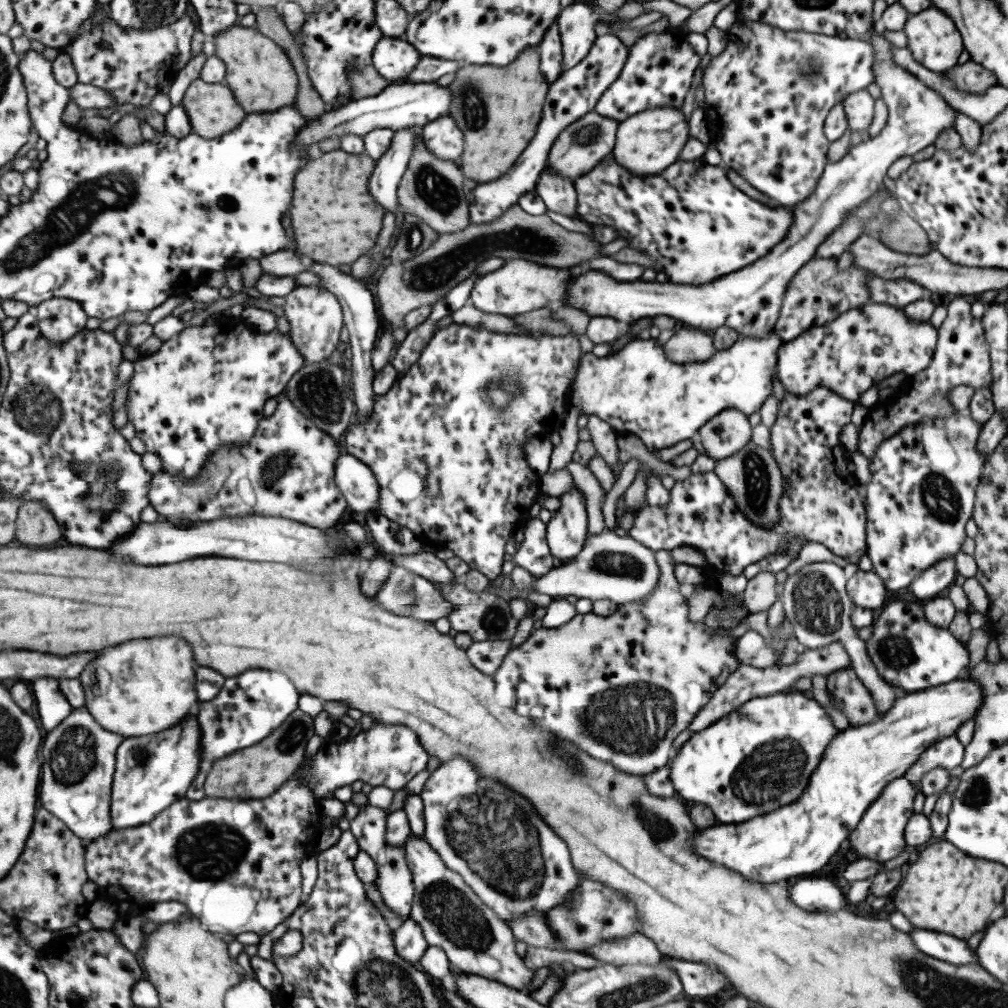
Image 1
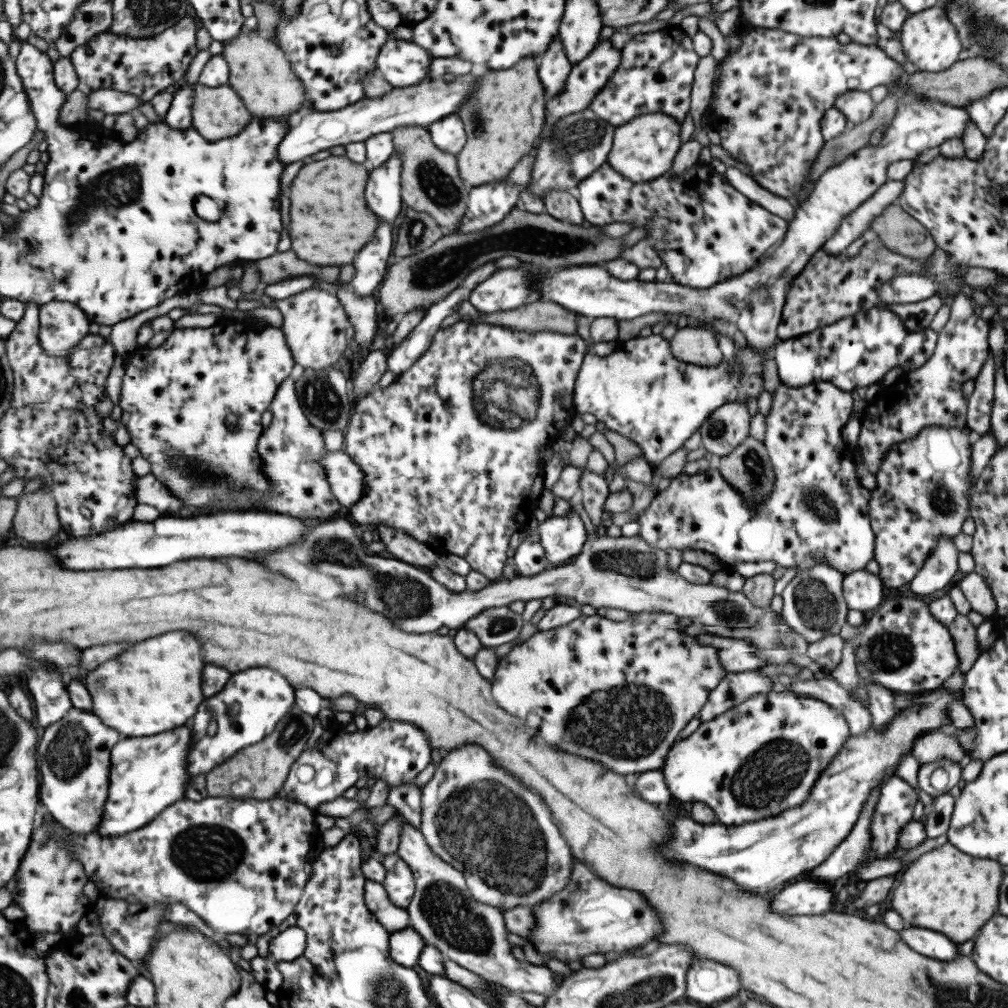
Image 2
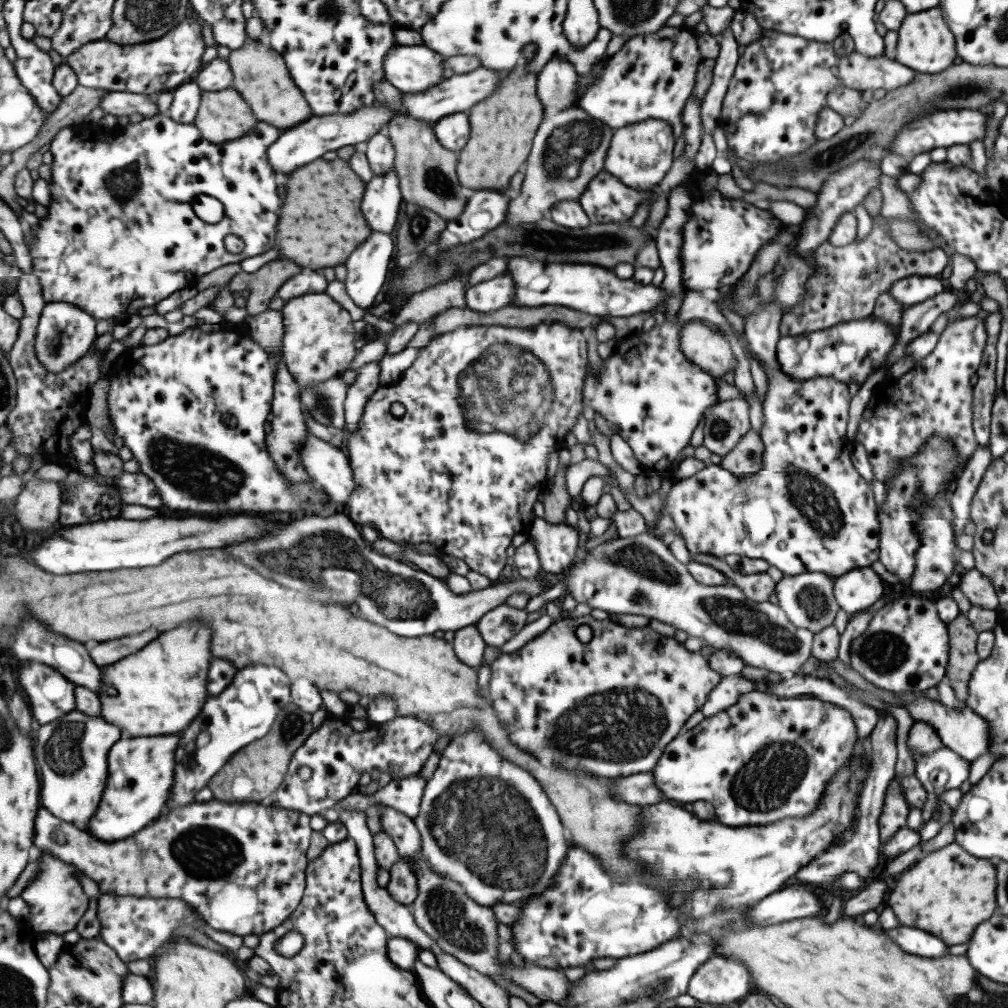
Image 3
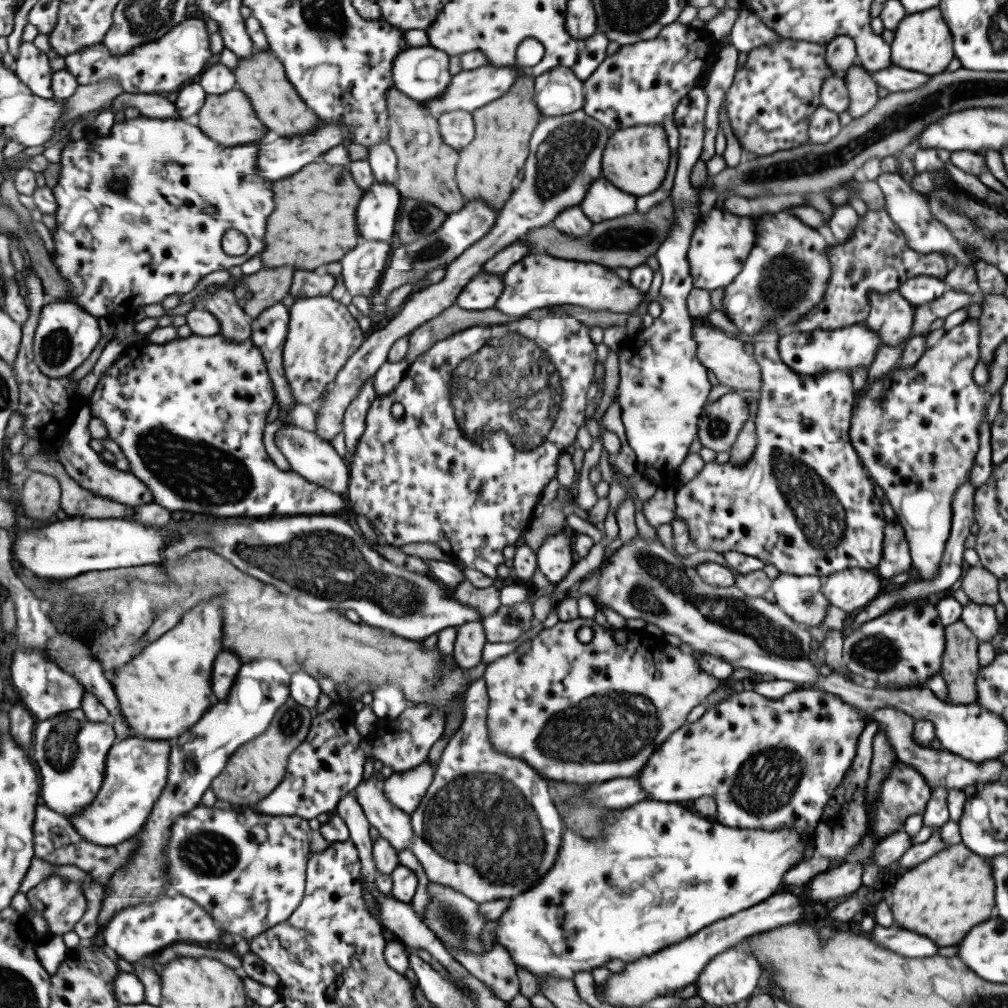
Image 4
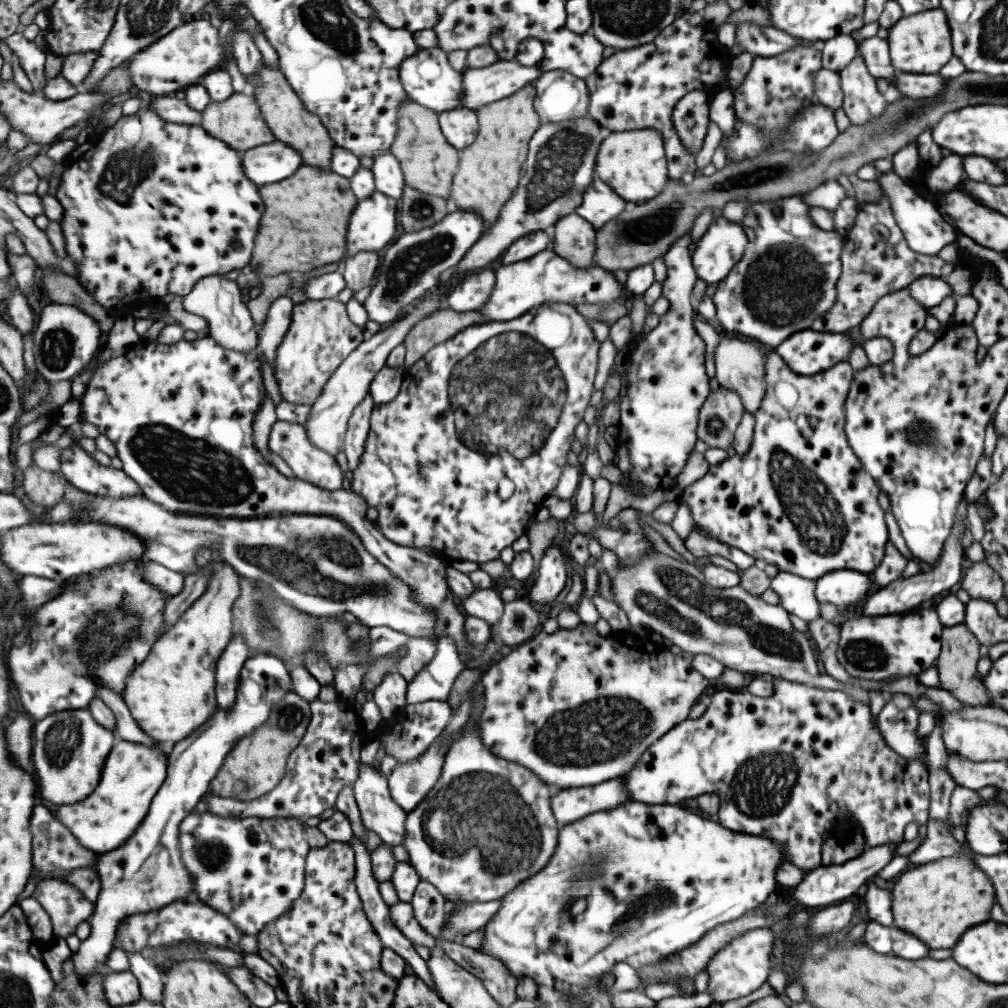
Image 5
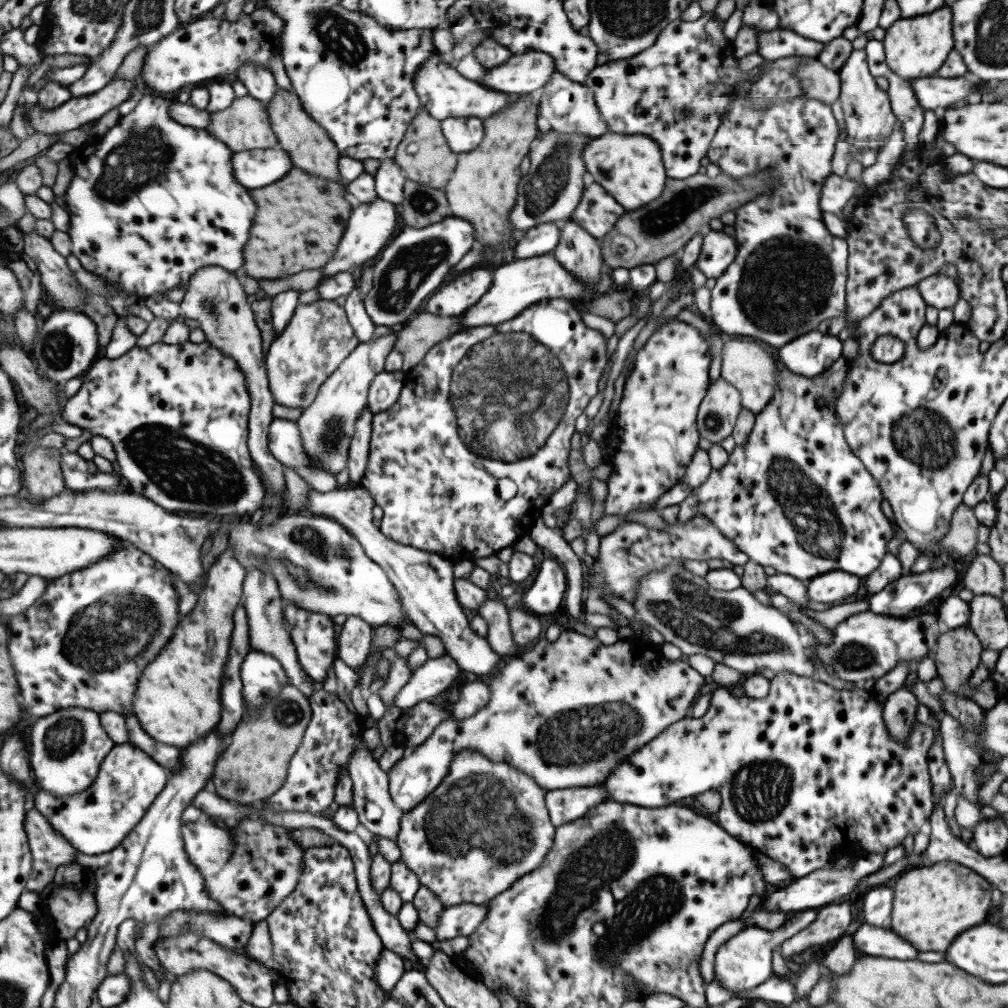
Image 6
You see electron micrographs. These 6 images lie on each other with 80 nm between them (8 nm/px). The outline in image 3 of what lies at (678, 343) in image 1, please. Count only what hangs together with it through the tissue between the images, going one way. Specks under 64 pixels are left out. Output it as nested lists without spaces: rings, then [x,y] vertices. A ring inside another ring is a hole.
[[[698,322],[684,324],[679,333],[679,351],[693,364],[701,367],[712,377],[720,378],[730,368],[735,368],[735,358],[731,352],[729,343],[725,342],[725,336],[715,330],[709,329]]]

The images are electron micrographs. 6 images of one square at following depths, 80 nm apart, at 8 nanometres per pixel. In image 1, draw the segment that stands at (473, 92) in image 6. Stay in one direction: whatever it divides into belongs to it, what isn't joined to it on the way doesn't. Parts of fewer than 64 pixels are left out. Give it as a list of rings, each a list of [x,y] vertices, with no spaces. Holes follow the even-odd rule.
[[[383,37],[373,53],[372,65],[391,84],[407,83],[409,74],[419,64],[421,54],[404,37]]]

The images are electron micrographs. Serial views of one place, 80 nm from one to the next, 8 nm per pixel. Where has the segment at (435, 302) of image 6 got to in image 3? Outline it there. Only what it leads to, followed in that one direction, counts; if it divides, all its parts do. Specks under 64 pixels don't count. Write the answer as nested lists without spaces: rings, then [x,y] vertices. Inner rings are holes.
[[[508,272],[481,284],[471,287],[466,291],[470,310],[476,312],[494,312],[513,305],[515,297],[515,282]]]

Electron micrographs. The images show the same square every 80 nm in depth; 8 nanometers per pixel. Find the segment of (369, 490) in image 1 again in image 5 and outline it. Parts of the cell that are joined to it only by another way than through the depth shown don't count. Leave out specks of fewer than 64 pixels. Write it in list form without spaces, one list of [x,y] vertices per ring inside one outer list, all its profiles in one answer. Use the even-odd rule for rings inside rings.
[[[278,421],[270,434],[270,448],[275,451],[301,479],[325,490],[339,490],[348,486],[349,475],[344,475],[339,462],[326,450],[313,444],[309,438],[308,430],[301,424]]]

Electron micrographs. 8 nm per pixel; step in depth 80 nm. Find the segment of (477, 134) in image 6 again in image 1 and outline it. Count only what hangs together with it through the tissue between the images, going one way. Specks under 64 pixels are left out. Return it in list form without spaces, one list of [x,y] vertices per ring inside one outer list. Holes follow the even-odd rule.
[[[451,114],[420,128],[427,148],[439,158],[459,161],[465,150],[464,130]]]

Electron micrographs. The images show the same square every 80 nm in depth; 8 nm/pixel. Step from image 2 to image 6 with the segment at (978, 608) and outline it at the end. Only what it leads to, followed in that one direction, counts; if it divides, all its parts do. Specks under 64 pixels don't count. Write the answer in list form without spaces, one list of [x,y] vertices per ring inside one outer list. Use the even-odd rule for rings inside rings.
[[[989,555],[977,556],[963,574],[963,586],[973,596],[990,594],[1000,598],[1003,592],[1001,567]]]

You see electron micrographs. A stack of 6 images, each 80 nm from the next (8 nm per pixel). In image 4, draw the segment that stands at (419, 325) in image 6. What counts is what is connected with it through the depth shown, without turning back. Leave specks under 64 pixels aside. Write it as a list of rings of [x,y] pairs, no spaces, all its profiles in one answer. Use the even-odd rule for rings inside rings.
[[[453,306],[451,309],[445,310],[445,313],[442,313],[440,316],[433,318],[432,321],[421,325],[419,328],[416,328],[410,334],[410,348],[407,358],[412,363],[417,357],[423,356],[425,352],[429,352],[437,342],[441,342],[441,340],[445,340],[445,338],[449,338],[449,336],[453,336],[452,334],[473,328],[474,326],[481,325],[505,325],[508,323],[513,323],[515,321],[521,321],[523,318],[527,318],[533,316],[536,312],[532,314],[527,314],[524,316],[507,316],[505,312],[501,312],[501,310],[465,310],[465,308],[461,308],[461,306]]]

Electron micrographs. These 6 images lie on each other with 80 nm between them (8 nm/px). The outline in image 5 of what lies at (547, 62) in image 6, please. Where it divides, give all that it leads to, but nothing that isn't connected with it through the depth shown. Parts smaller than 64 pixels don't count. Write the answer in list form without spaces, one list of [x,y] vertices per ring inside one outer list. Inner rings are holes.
[[[516,59],[499,60],[485,68],[469,69],[463,73],[464,102],[467,108],[477,110],[535,85],[543,73],[540,62],[535,66],[525,66]]]

